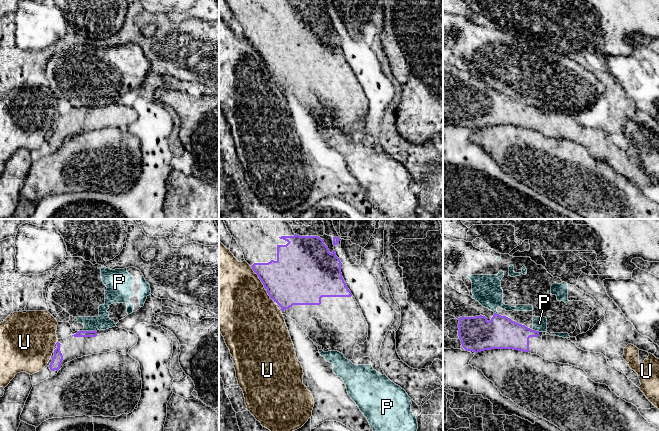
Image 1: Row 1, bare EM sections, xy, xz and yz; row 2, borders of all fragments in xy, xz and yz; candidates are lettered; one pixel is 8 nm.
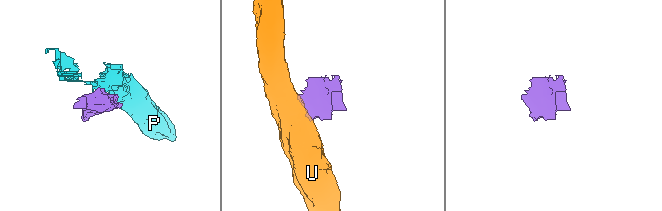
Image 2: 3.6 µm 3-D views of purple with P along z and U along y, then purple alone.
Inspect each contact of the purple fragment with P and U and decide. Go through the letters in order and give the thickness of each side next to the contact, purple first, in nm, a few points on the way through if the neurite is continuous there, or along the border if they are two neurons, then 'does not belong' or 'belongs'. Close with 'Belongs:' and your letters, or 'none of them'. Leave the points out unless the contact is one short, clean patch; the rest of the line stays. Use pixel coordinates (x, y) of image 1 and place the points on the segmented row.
P: 50 nm thick on the purple side, 120 nm on the other; does not belong
U: 380 nm thick on the purple side, 500 nm on the other; border along xz (250, 266), (264, 288); does not belong
Belongs: none of them

